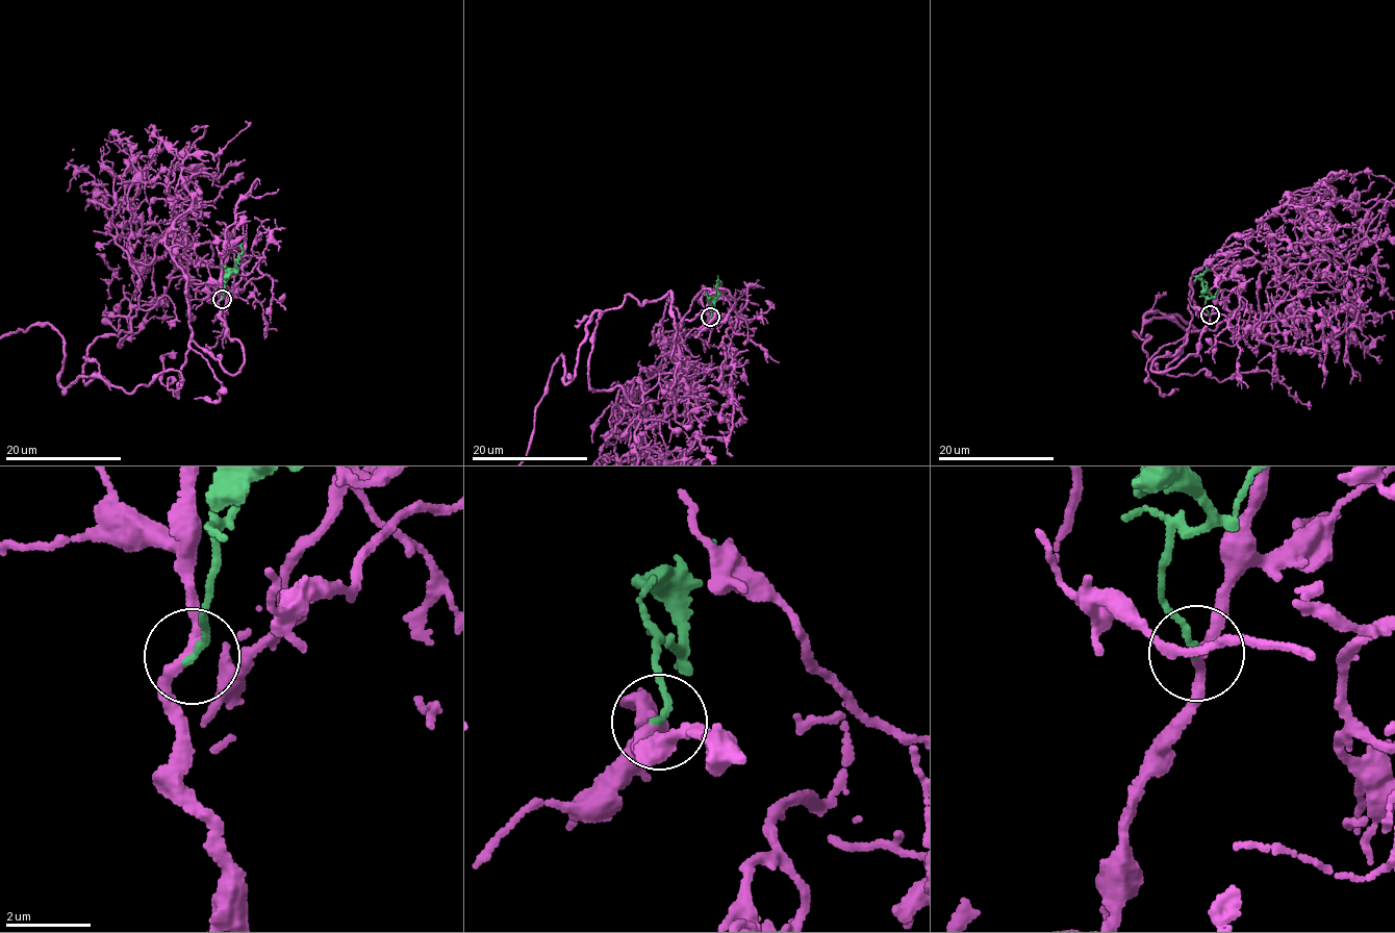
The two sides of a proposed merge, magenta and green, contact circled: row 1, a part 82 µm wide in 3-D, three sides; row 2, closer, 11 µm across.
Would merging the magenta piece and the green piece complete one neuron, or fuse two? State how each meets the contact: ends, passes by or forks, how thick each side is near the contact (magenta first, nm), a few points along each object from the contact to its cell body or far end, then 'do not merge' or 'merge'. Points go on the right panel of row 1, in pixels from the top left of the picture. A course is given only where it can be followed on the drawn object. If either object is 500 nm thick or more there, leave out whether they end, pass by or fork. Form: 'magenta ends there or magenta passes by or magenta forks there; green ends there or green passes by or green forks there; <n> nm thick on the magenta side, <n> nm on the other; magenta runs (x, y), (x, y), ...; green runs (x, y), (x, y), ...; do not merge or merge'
magenta passes by; green ends there; 240 nm thick on the magenta side, 150 nm on the other; green runs (1210, 314), (1205, 302), (1211, 293), (1200, 277), (1207, 268); merge

